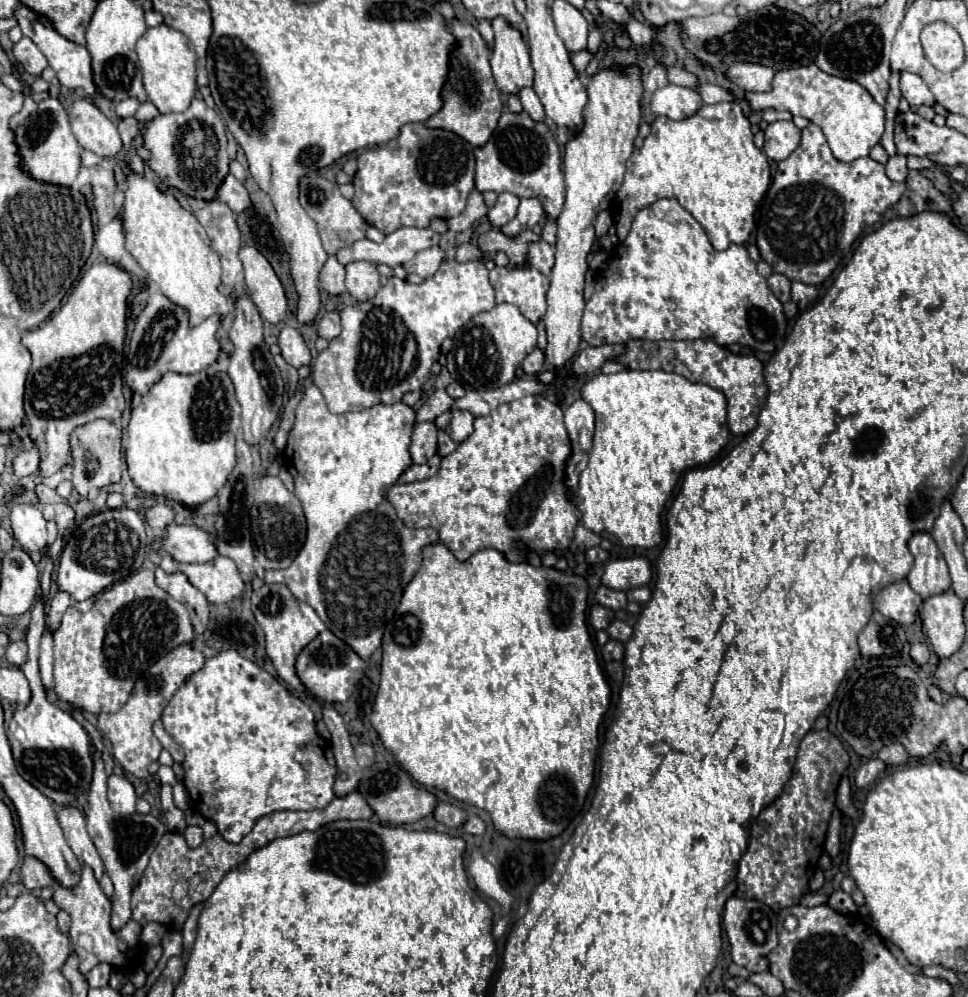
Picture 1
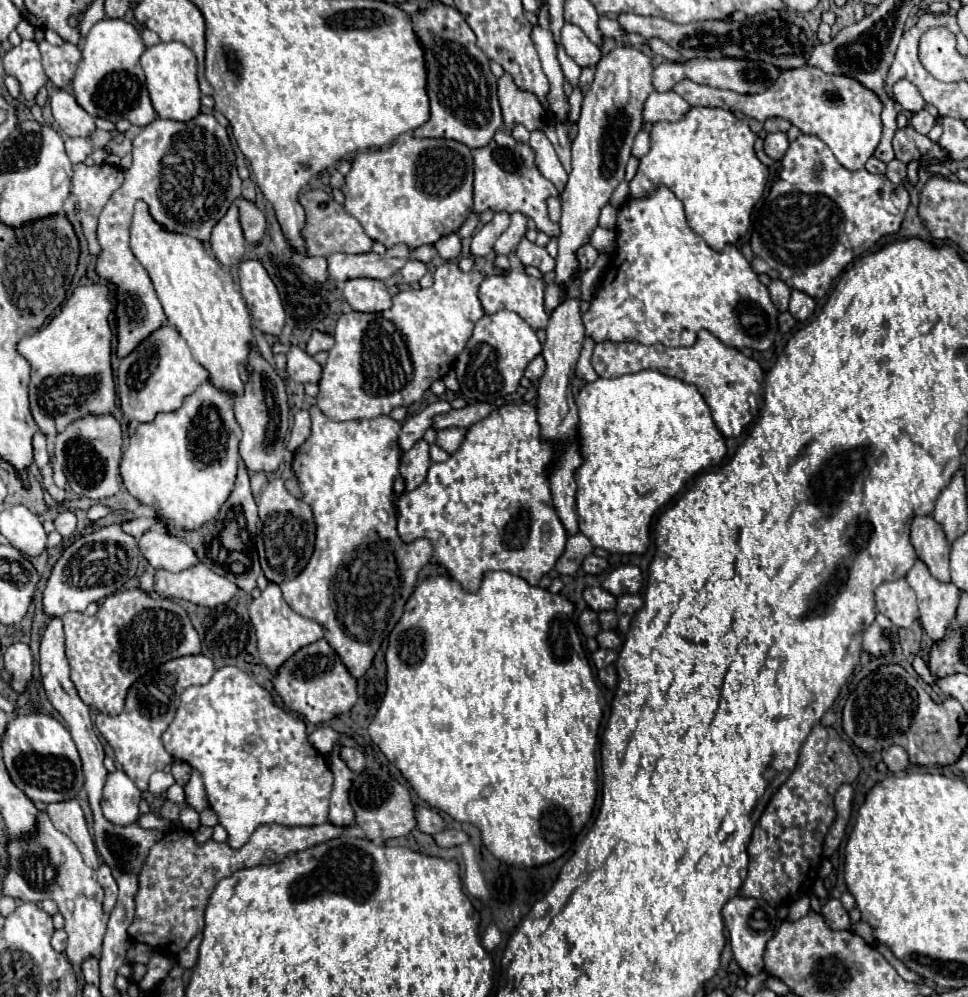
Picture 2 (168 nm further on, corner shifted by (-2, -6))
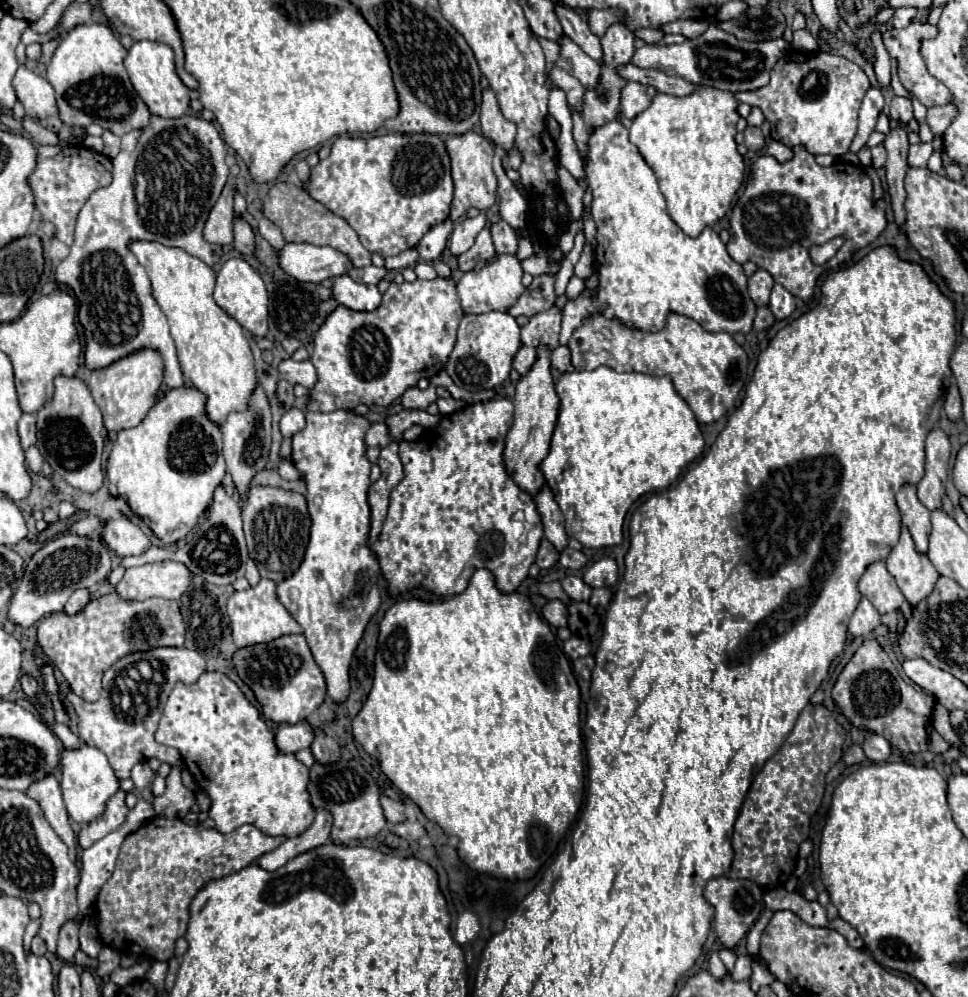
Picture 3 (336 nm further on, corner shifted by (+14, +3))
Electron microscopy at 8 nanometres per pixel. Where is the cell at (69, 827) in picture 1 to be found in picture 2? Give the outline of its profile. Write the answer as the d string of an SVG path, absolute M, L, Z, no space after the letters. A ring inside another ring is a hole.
M70 799L64 803L50 803L50 805L46 805L46 811L48 811L54 827L74 841L74 845L78 847L78 851L84 857L84 863L92 869L98 869L98 855L94 849L94 841L88 833L84 813L82 813L78 801Z

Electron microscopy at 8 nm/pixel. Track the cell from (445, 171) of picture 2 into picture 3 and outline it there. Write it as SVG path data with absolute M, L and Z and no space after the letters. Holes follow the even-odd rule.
M384 134L374 138L340 136L332 144L326 160L320 160L304 184L312 198L342 216L360 236L366 250L378 252L382 258L396 256L406 248L414 248L420 238L450 214L454 184L450 176L450 156L446 144L436 134Z

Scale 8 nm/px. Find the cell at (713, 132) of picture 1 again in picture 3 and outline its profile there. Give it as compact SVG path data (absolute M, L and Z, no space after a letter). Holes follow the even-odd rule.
M700 86L700 90L692 96L670 96L656 94L650 108L640 112L630 126L630 140L638 146L646 164L654 170L660 190L668 204L670 218L682 228L684 234L696 238L704 228L714 226L724 214L730 210L730 202L738 188L744 182L744 158L736 150L736 98L724 90L712 90L708 86Z

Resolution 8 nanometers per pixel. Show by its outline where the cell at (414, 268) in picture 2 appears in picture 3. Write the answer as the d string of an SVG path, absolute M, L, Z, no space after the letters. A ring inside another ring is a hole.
M374 264L364 266L364 268L354 268L348 272L352 278L356 278L356 282L364 282L364 284L378 284L380 278L384 278L388 274L386 268L378 268Z

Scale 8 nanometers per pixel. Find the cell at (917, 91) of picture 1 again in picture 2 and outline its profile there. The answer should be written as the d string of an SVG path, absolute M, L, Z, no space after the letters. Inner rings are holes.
M906 79L896 81L894 87L892 87L892 93L894 93L894 99L896 99L906 111L910 111L910 113L916 113L916 111L920 111L920 109L926 107L926 101L924 101L922 95L918 93L918 89L916 89L912 83L908 83Z

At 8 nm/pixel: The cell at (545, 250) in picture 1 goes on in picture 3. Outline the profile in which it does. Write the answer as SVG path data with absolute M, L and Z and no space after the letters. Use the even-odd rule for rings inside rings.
M504 220L492 224L492 240L498 254L516 254L518 250L518 236L514 228Z

